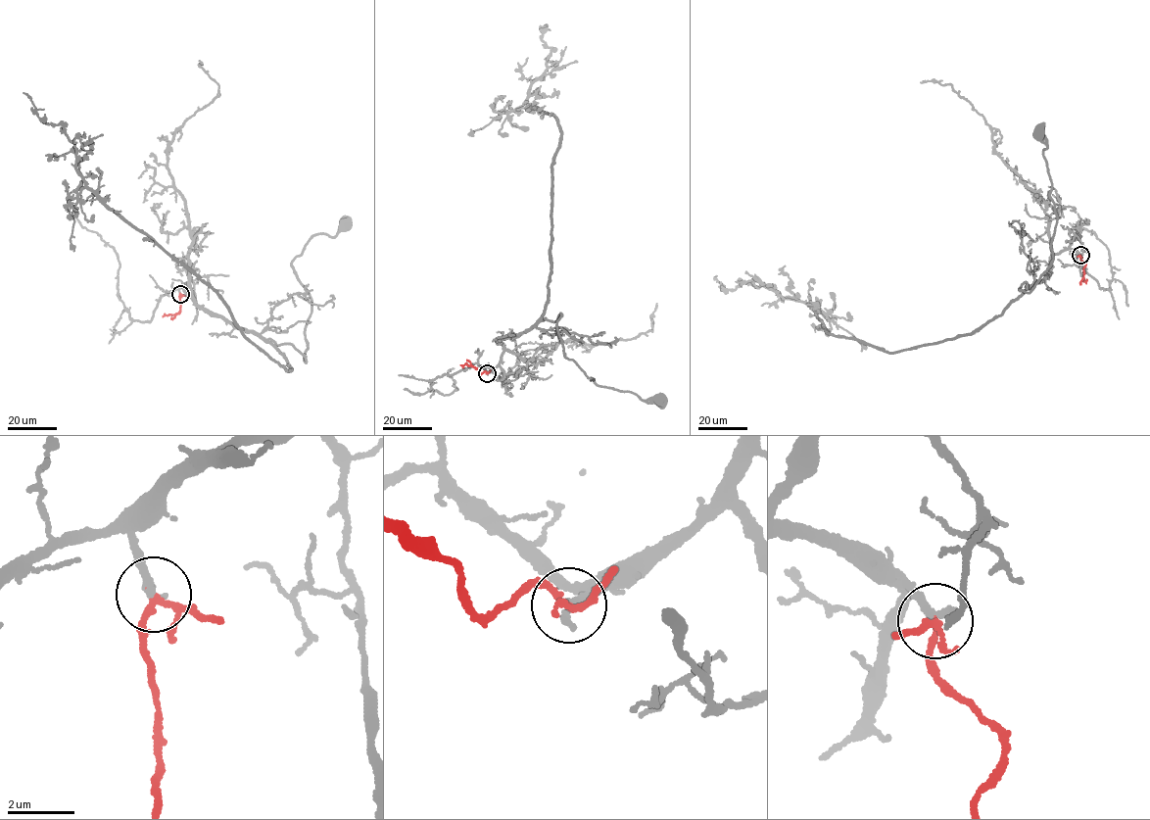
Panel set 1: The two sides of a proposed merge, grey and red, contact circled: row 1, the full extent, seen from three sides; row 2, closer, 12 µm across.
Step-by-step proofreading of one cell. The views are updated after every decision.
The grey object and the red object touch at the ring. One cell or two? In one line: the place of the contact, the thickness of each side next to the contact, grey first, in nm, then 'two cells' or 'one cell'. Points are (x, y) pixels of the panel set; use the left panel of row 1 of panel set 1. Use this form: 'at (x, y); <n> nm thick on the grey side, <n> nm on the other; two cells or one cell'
at (180, 294); 200 nm thick on the grey side, 150 nm on the other; one cell

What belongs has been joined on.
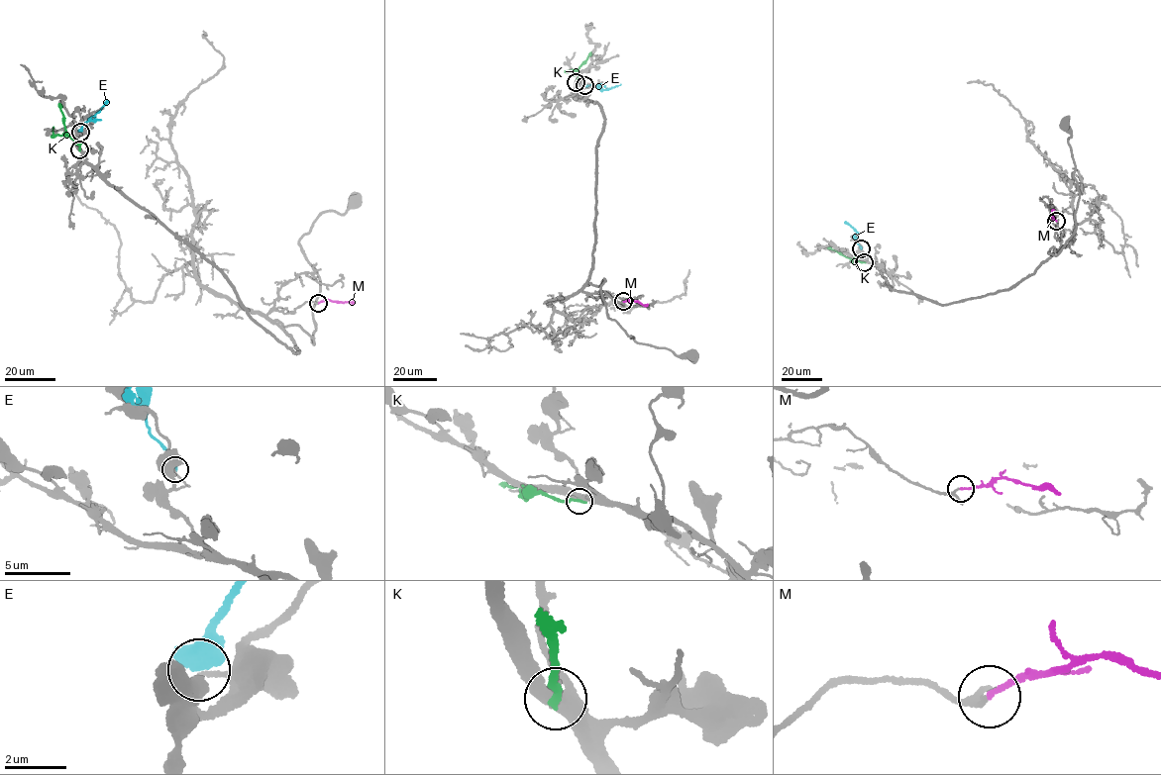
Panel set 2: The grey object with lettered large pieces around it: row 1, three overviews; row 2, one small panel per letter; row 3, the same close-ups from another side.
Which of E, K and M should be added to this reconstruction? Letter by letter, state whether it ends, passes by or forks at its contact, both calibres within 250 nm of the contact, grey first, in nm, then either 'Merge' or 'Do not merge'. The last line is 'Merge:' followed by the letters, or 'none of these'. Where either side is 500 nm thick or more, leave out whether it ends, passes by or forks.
E: Thickness 110 nm (grey) against 700 nm. Do not merge
K: It ends there. Thickness 460 nm (grey) against 240 nm. Do not merge
M: It ends there. Thickness 150 nm (grey) against 160 nm. Merge
Merge: M

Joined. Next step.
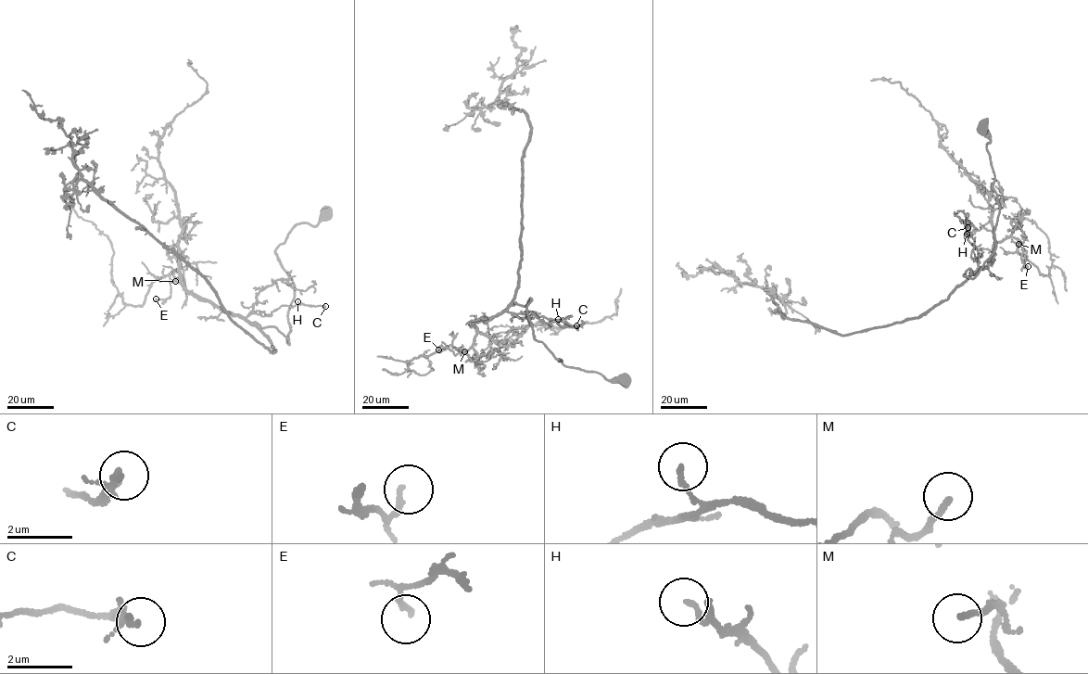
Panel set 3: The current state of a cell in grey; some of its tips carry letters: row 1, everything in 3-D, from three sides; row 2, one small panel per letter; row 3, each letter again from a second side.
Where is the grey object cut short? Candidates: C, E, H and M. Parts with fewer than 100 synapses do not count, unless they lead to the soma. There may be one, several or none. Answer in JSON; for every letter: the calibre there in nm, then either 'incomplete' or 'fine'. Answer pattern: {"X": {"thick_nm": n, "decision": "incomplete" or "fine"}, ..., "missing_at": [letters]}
{"C": {"thick_nm": 140, "decision": "fine"}, "E": {"thick_nm": 160, "decision": "fine"}, "H": {"thick_nm": 140, "decision": "fine"}, "M": {"thick_nm": 180, "decision": "fine"}, "missing_at": []}

